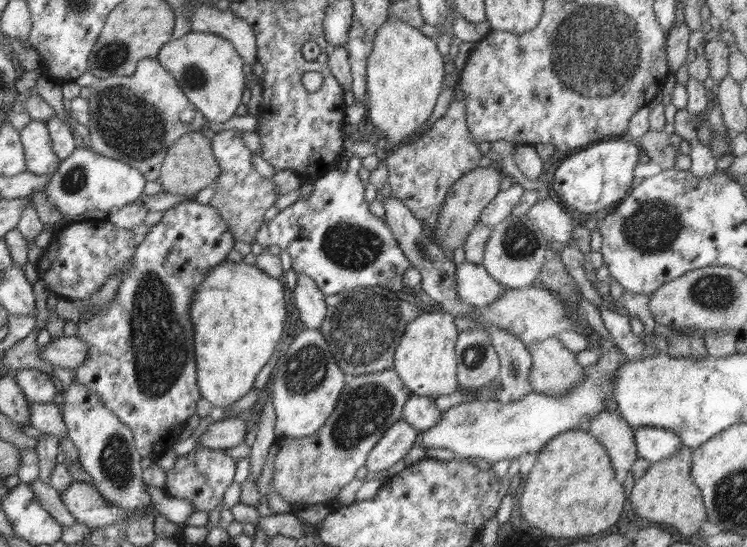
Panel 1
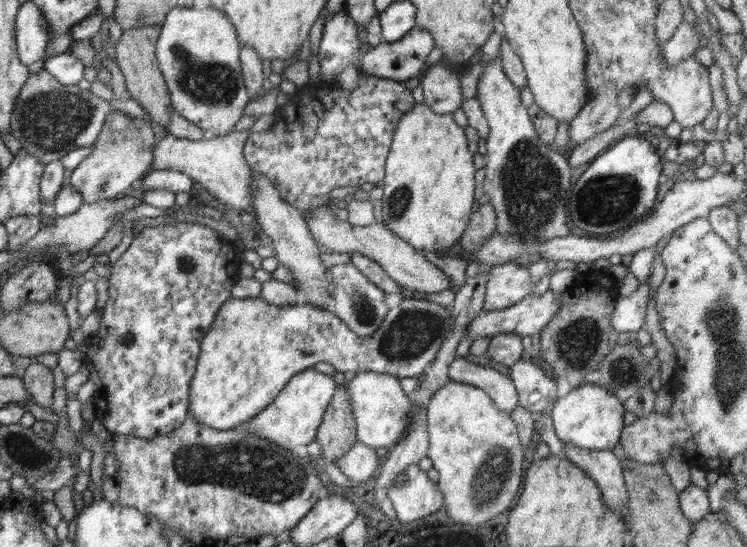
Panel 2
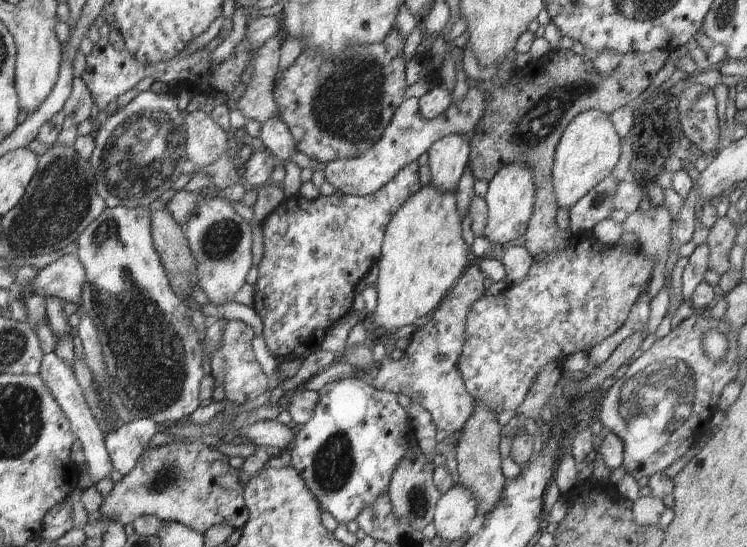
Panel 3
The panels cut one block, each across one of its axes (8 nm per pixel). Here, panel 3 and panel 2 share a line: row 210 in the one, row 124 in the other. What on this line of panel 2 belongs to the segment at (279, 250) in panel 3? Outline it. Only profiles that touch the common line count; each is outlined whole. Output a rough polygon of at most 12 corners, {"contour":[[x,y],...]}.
{"contour":[[308,84],[244,159],[306,220],[380,185],[404,84]]}

